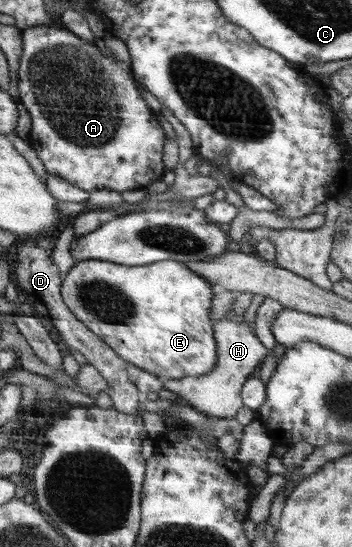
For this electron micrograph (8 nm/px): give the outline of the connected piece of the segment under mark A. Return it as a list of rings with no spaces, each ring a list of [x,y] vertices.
[[[37,25],[21,33],[23,53],[19,57],[19,100],[31,115],[32,128],[27,137],[43,161],[46,172],[64,178],[69,184],[88,192],[95,188],[108,188],[115,192],[143,189],[153,180],[162,180],[163,144],[165,134],[159,126],[159,118],[141,98],[133,80],[129,78],[130,66],[118,60],[117,55],[107,48],[112,56],[81,36],[62,26]]]

